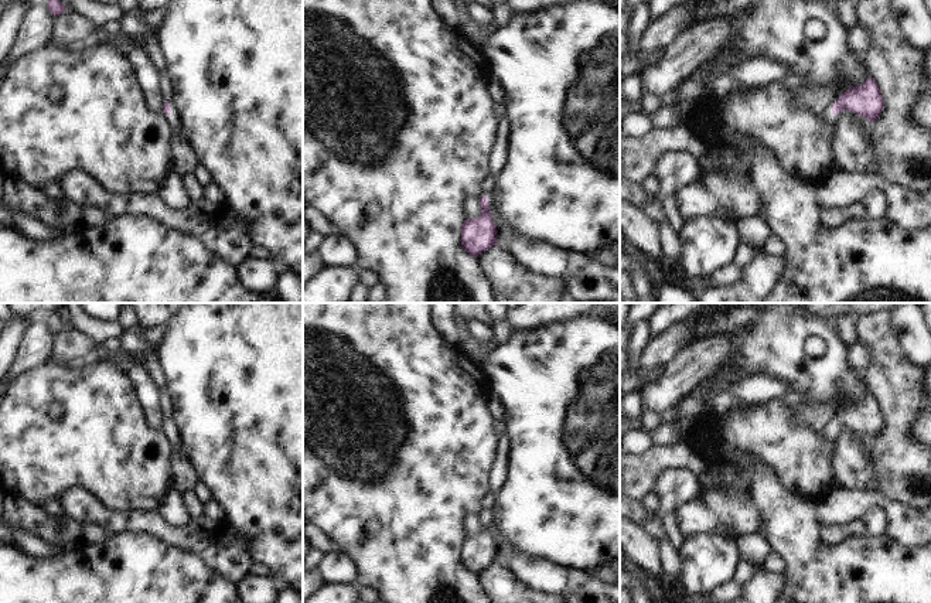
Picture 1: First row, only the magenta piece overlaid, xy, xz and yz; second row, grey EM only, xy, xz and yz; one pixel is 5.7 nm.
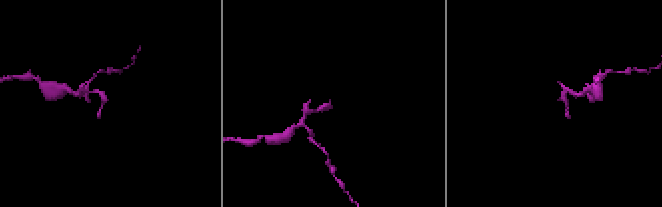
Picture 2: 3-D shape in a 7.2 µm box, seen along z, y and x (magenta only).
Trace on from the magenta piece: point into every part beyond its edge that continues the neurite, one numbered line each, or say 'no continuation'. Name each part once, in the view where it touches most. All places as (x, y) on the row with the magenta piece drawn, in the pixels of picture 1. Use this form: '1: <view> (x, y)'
1: xy (173, 119)

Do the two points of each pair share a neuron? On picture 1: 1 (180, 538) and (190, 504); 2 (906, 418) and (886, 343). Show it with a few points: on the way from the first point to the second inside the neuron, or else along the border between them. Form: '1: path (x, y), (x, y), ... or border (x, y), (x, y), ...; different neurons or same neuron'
1: border (201, 517), (191, 520); different neurons
2: path (903, 399), (901, 389), (893, 378), (890, 361); same neuron

